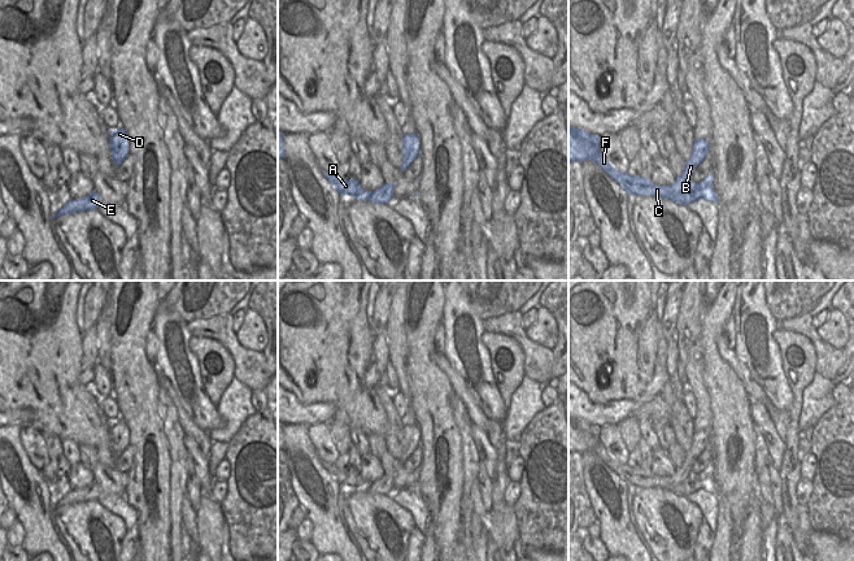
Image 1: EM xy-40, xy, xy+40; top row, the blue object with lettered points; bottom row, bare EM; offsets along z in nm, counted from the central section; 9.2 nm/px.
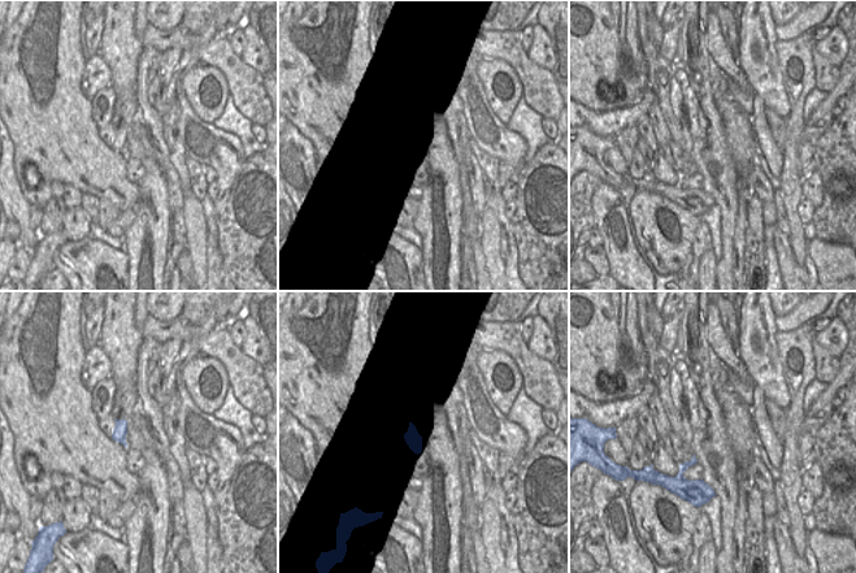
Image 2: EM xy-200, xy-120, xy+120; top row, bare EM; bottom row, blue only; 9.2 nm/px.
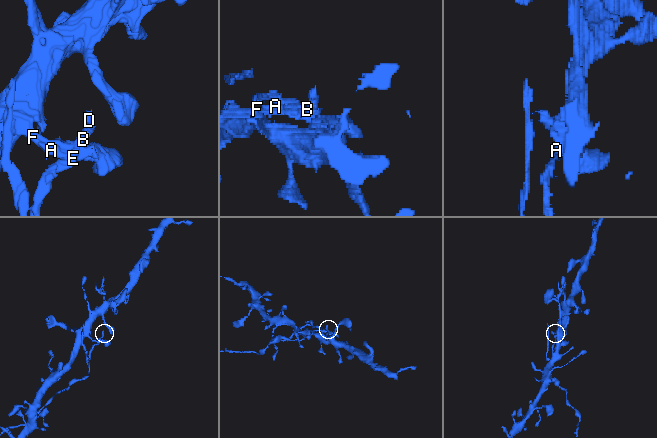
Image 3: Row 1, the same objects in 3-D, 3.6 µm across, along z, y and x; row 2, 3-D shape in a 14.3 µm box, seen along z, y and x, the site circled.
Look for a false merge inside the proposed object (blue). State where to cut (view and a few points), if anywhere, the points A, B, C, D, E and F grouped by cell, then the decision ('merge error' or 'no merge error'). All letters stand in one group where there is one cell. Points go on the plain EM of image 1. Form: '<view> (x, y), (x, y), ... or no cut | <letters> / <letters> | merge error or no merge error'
xy+40 (691, 472), (684, 481), (671, 490) | A C F / B D E | merge error

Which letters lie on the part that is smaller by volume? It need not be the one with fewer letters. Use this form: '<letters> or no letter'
B, D, E

